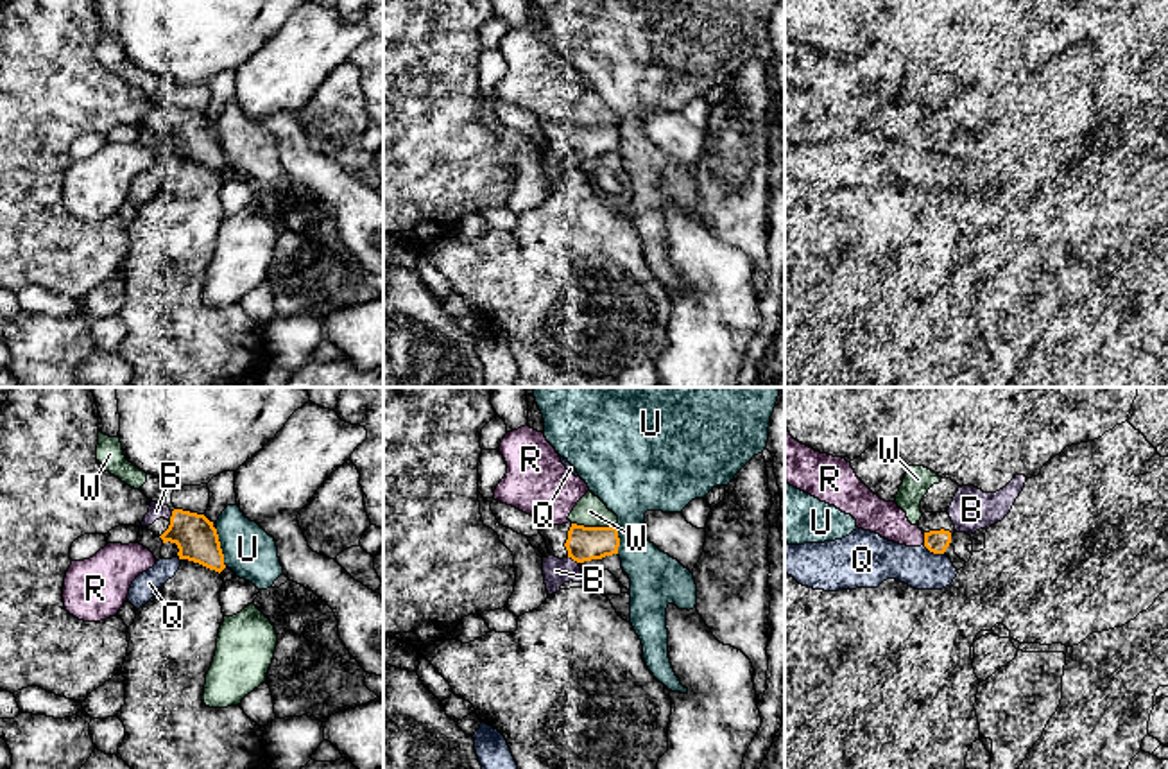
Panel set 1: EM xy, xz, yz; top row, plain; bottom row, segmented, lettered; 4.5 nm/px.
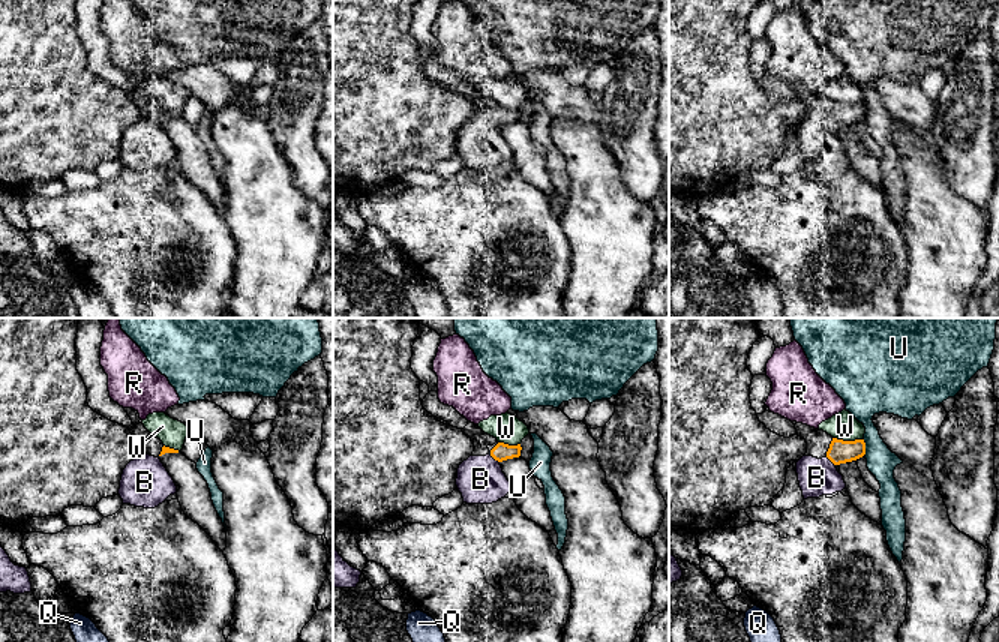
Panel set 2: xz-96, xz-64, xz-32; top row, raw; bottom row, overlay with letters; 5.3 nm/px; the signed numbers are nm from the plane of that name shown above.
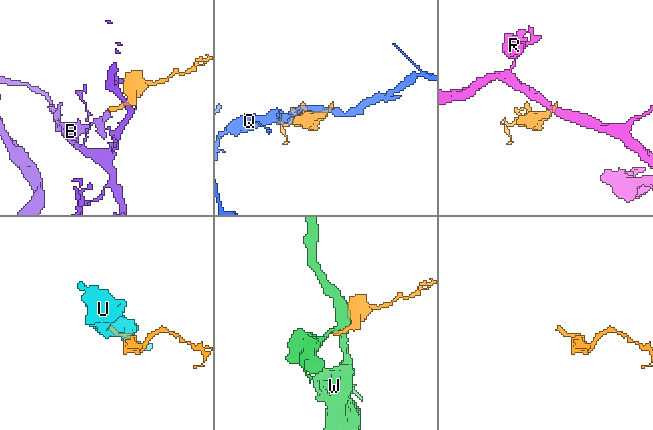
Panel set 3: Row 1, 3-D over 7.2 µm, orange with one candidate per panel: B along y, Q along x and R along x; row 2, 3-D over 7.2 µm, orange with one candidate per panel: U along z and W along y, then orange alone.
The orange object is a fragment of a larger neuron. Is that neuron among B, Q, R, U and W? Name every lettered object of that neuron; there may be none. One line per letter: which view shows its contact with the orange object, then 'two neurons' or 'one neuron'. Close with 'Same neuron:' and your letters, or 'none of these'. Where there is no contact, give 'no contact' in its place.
B: contact in xy; one neuron
Q: contact in yz; two neurons
R: contact in yz; two neurons
U: contact in xy; two neurons
W: contact in xz; two neurons
Same neuron: B

